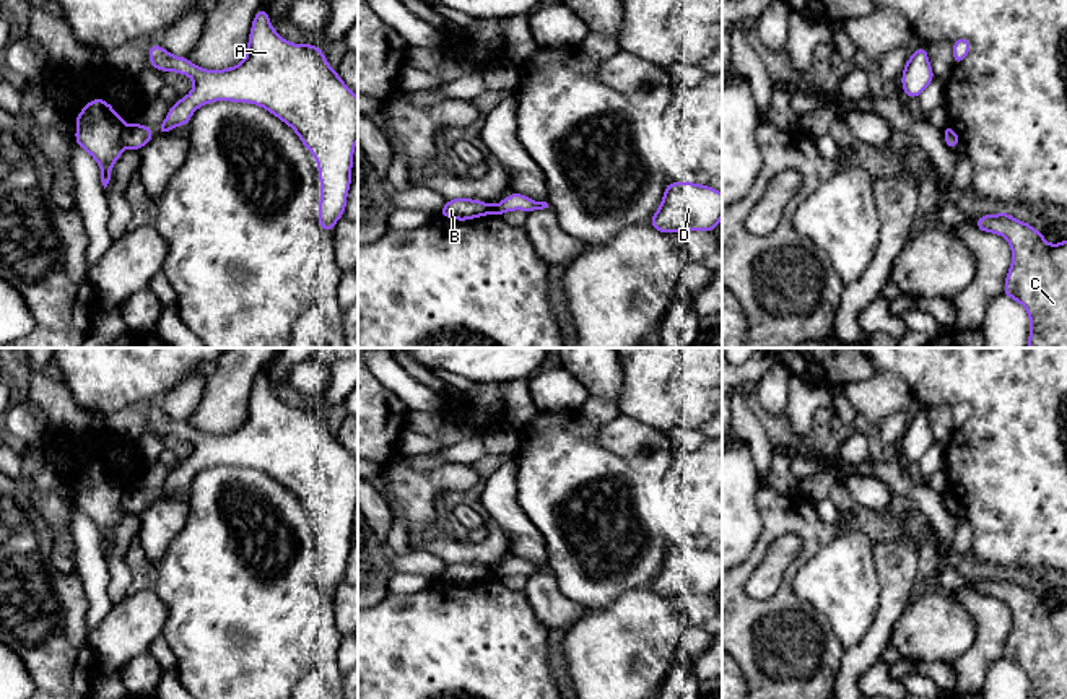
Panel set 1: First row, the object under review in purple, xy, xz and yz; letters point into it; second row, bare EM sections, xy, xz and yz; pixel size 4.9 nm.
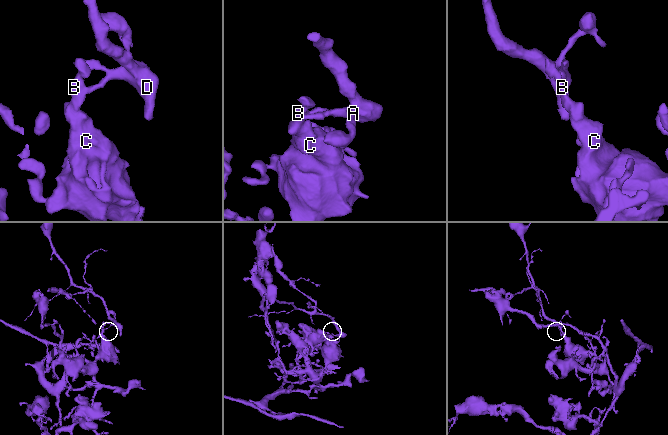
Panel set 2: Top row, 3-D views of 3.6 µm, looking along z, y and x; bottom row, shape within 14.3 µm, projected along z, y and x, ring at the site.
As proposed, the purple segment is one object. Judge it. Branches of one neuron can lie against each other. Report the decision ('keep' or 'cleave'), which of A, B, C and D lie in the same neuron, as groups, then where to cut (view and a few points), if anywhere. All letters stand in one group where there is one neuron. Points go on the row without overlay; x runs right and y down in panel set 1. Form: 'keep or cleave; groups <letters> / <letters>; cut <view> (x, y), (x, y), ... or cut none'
cleave; groups A D / B C; cut xy (127, 490), (122, 498), (122, 511)

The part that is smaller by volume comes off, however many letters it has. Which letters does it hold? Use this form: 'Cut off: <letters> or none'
Cut off: A, D

